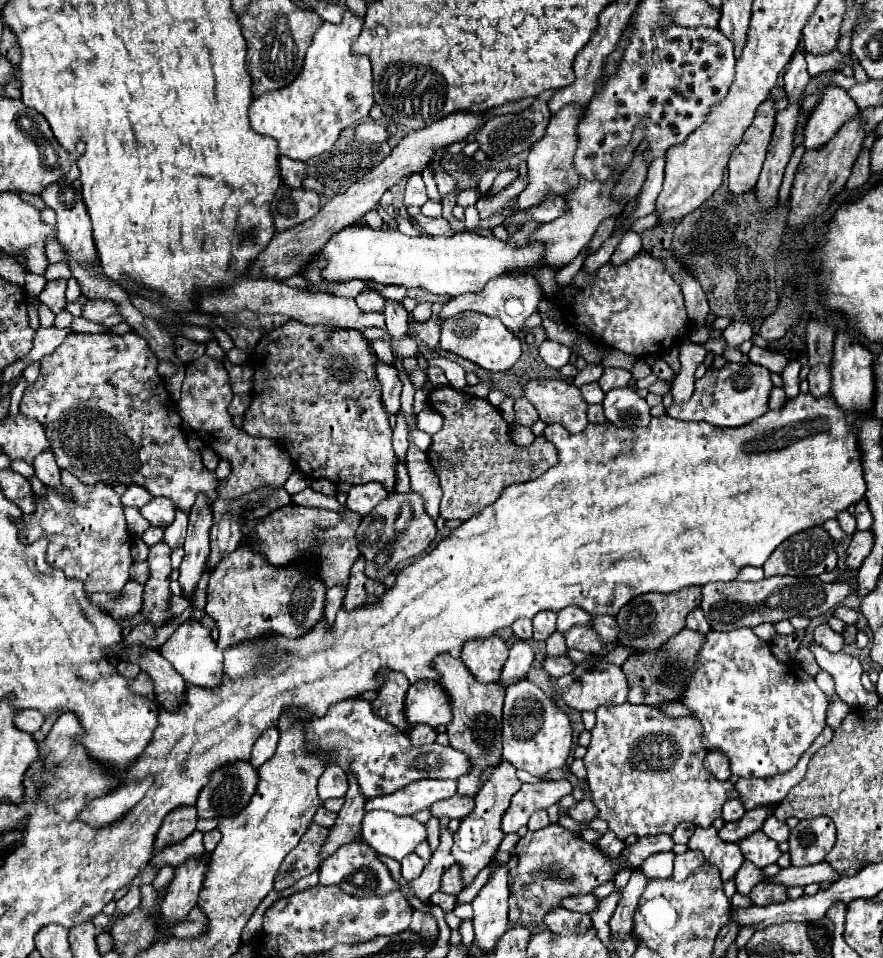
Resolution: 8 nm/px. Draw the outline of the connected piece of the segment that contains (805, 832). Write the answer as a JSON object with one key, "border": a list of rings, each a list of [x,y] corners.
{"border":[[[827,816],[801,820],[789,836],[789,854],[793,866],[823,862],[825,854],[835,844],[835,824]]]}

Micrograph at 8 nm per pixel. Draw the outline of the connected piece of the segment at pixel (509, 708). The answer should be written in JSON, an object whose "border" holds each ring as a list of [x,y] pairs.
{"border":[[[523,678],[507,688],[503,706],[503,760],[541,778],[567,762],[571,750],[571,732],[573,728],[567,714],[559,710],[537,684]]]}

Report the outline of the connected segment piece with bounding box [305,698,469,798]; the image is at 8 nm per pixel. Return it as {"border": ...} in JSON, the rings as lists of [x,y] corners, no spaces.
{"border":[[[347,698],[333,704],[325,716],[305,724],[305,748],[317,754],[325,766],[335,762],[347,776],[355,776],[365,798],[391,794],[421,778],[459,778],[469,770],[469,758],[441,744],[415,748],[409,736],[387,720],[375,716],[371,702],[361,698]]]}

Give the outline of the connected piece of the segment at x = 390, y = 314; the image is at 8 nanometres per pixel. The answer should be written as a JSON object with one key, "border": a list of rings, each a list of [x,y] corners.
{"border":[[[385,300],[383,314],[385,314],[385,324],[389,328],[389,334],[393,338],[401,338],[403,334],[407,334],[409,312],[397,300]]]}

